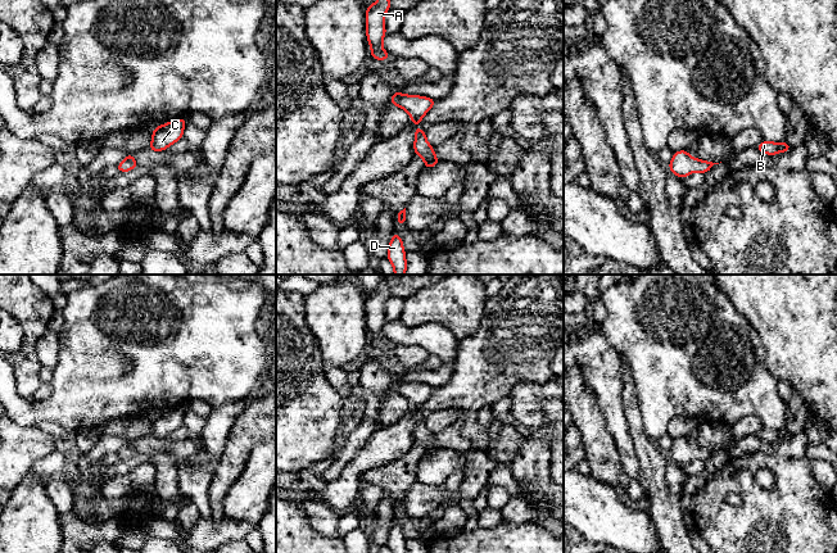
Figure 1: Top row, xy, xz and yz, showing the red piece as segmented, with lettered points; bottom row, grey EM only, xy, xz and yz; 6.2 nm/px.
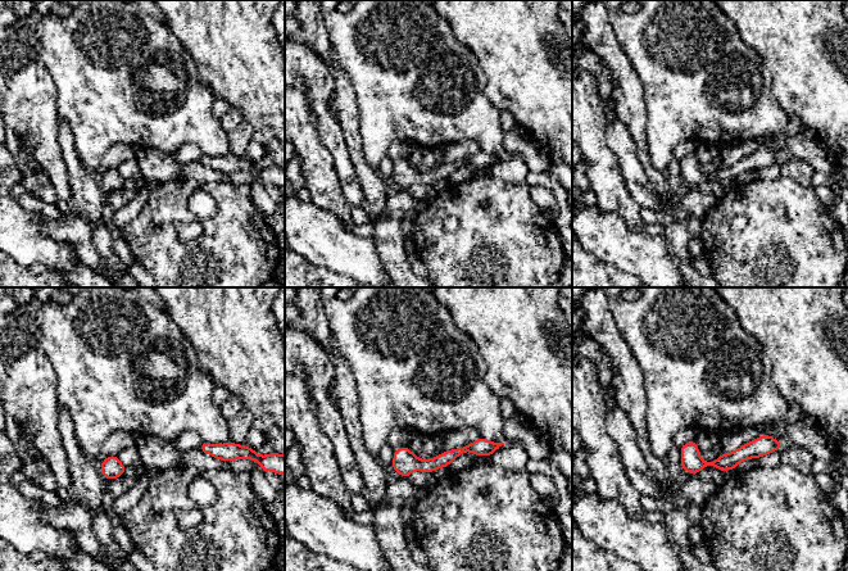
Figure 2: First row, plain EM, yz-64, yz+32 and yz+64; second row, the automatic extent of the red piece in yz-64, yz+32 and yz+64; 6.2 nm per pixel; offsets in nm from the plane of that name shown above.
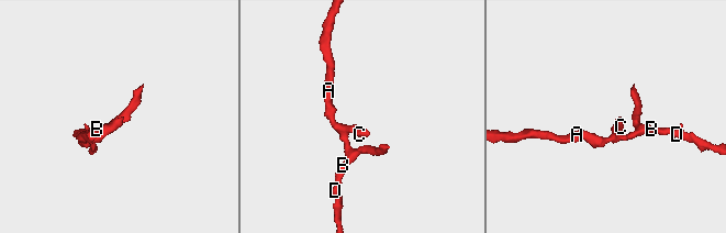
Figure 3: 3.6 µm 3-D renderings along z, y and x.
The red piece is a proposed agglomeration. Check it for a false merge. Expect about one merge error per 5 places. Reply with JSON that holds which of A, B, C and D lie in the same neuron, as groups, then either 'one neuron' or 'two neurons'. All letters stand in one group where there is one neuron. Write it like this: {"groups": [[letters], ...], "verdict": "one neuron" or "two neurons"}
{"groups": [["A", "B", "C", "D"]], "verdict": "one neuron"}

